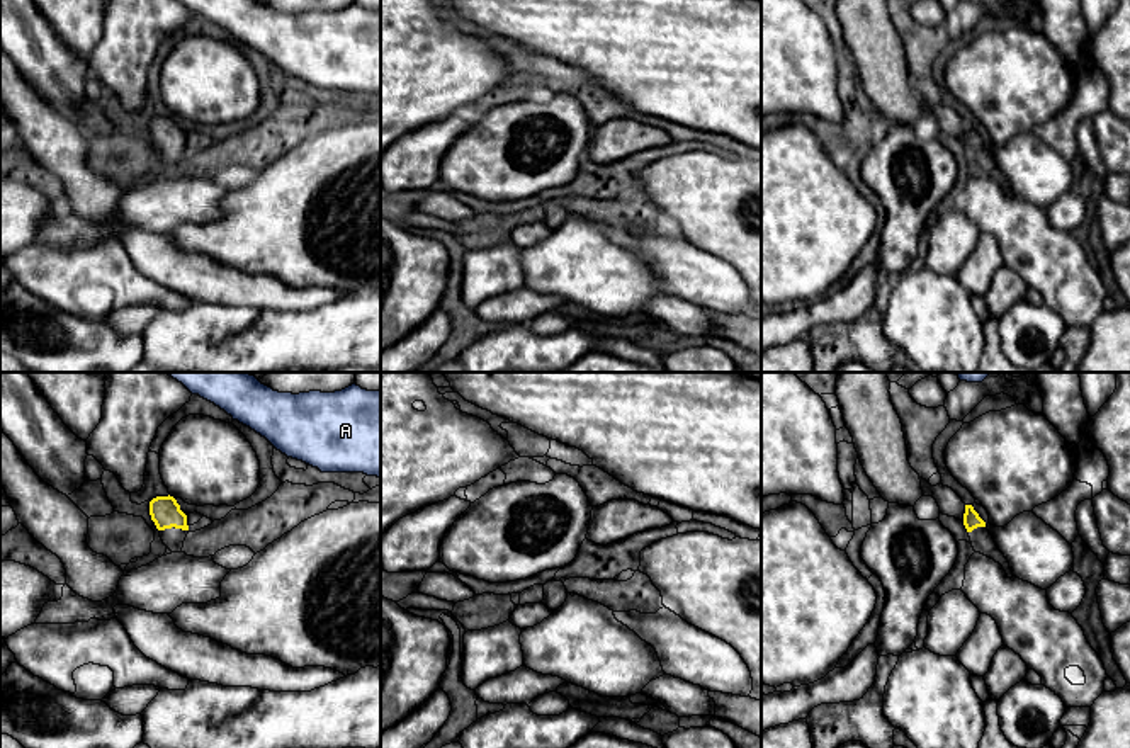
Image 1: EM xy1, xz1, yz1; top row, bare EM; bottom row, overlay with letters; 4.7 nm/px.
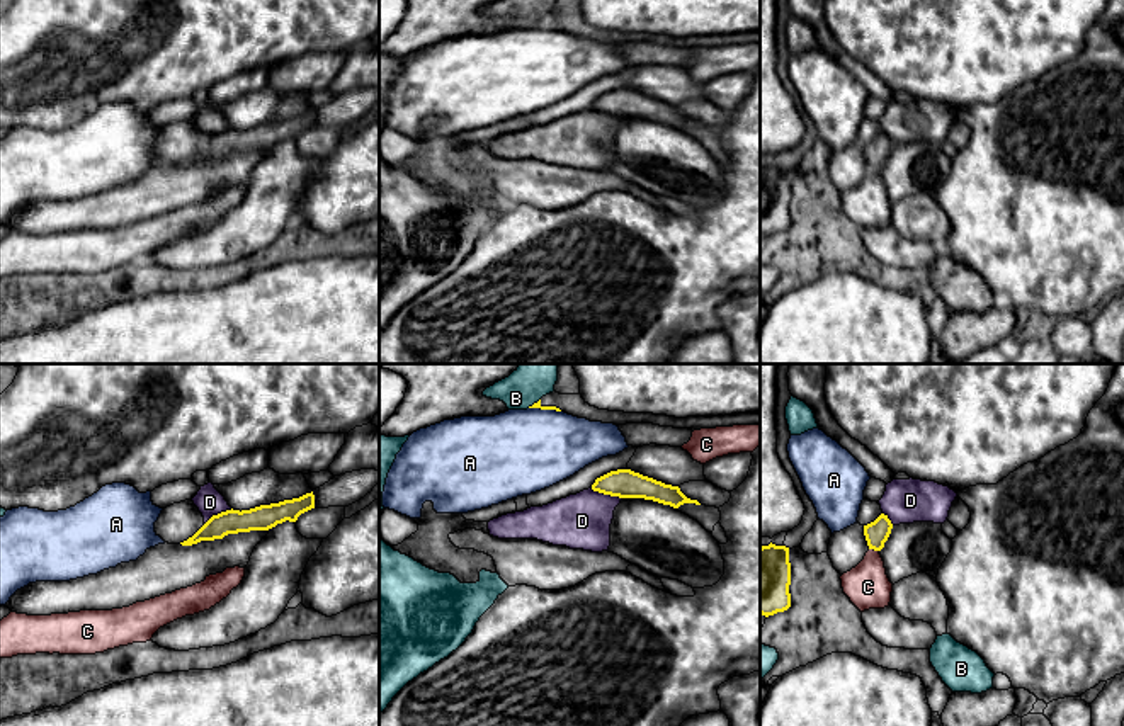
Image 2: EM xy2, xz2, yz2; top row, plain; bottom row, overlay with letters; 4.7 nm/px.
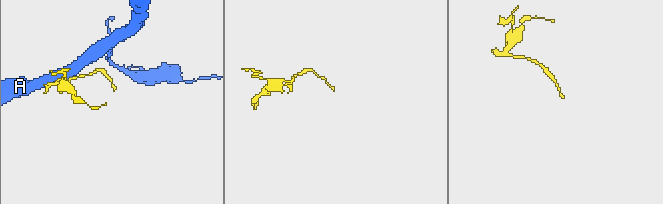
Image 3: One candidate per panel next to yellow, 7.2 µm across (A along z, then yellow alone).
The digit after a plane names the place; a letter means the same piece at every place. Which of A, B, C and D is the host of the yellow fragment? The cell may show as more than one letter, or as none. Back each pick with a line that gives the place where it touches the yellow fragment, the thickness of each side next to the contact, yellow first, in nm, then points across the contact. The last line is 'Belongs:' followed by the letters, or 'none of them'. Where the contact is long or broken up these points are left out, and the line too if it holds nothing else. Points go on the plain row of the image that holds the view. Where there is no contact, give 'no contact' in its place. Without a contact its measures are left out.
Belongs: none of them

